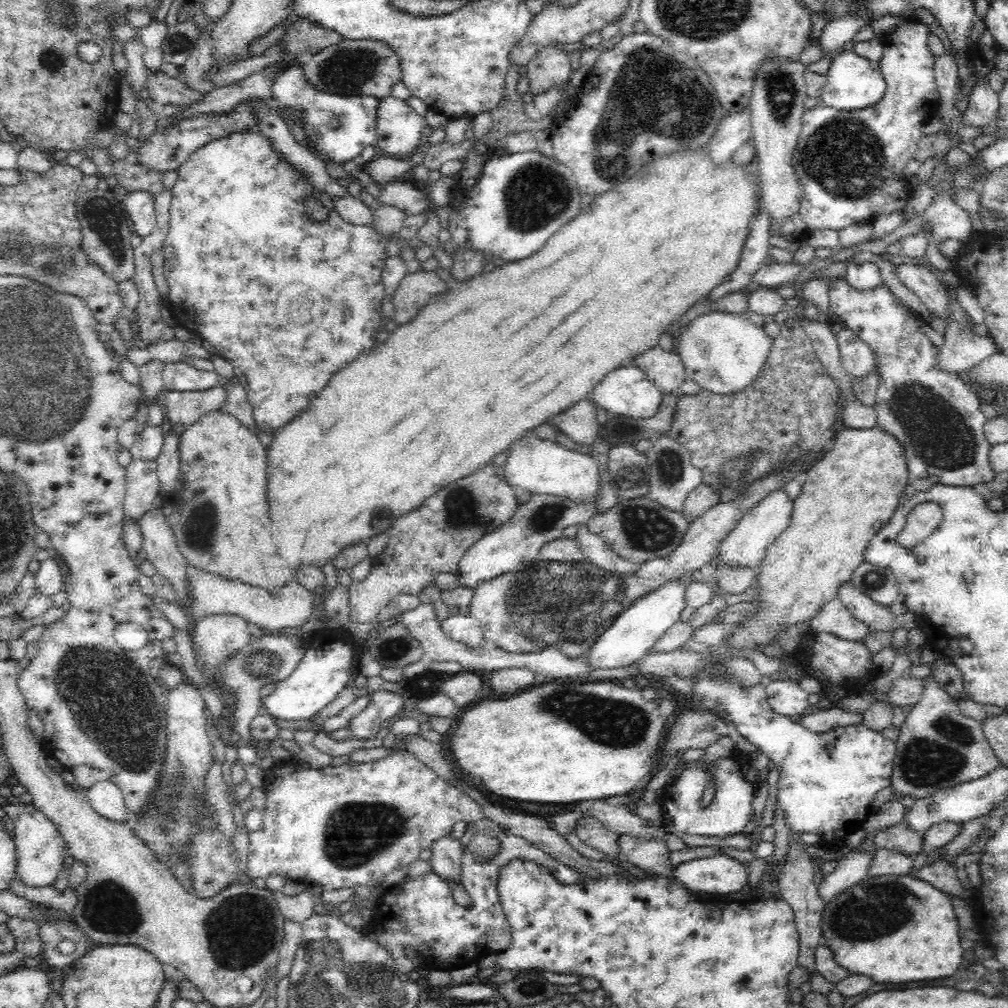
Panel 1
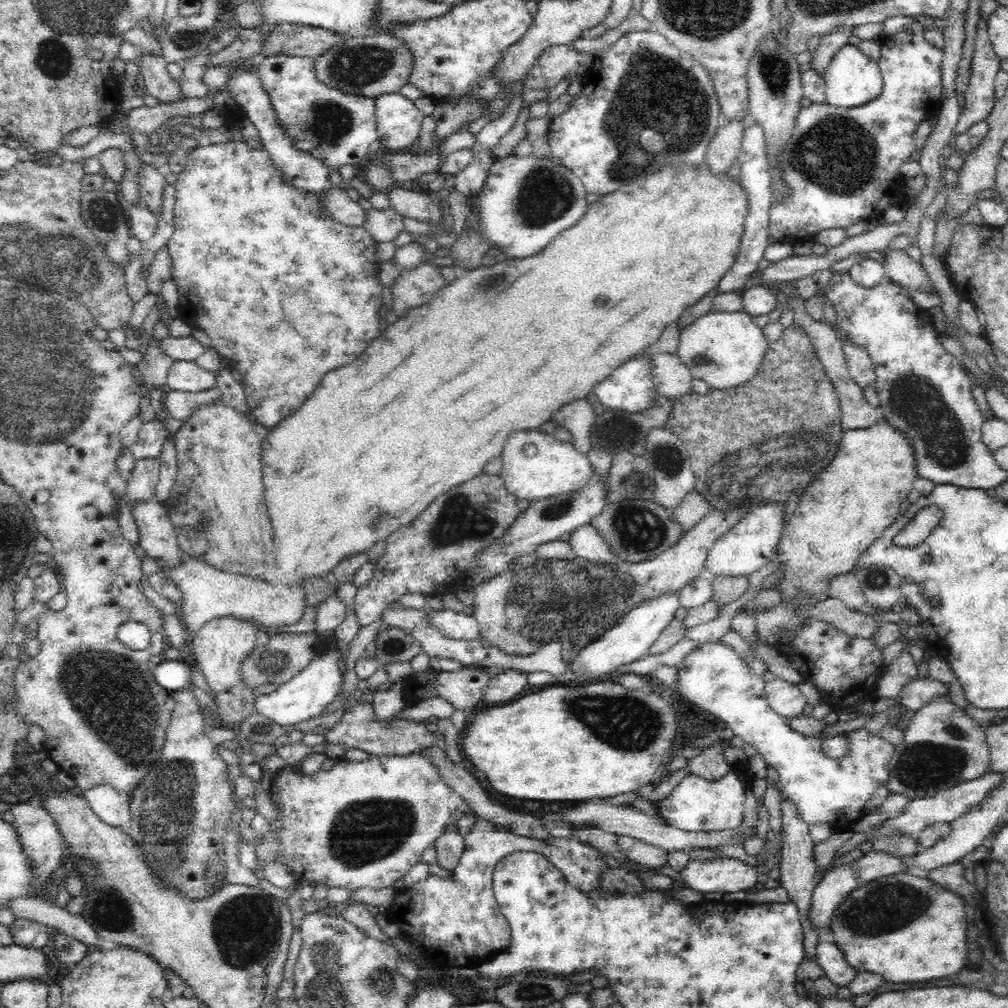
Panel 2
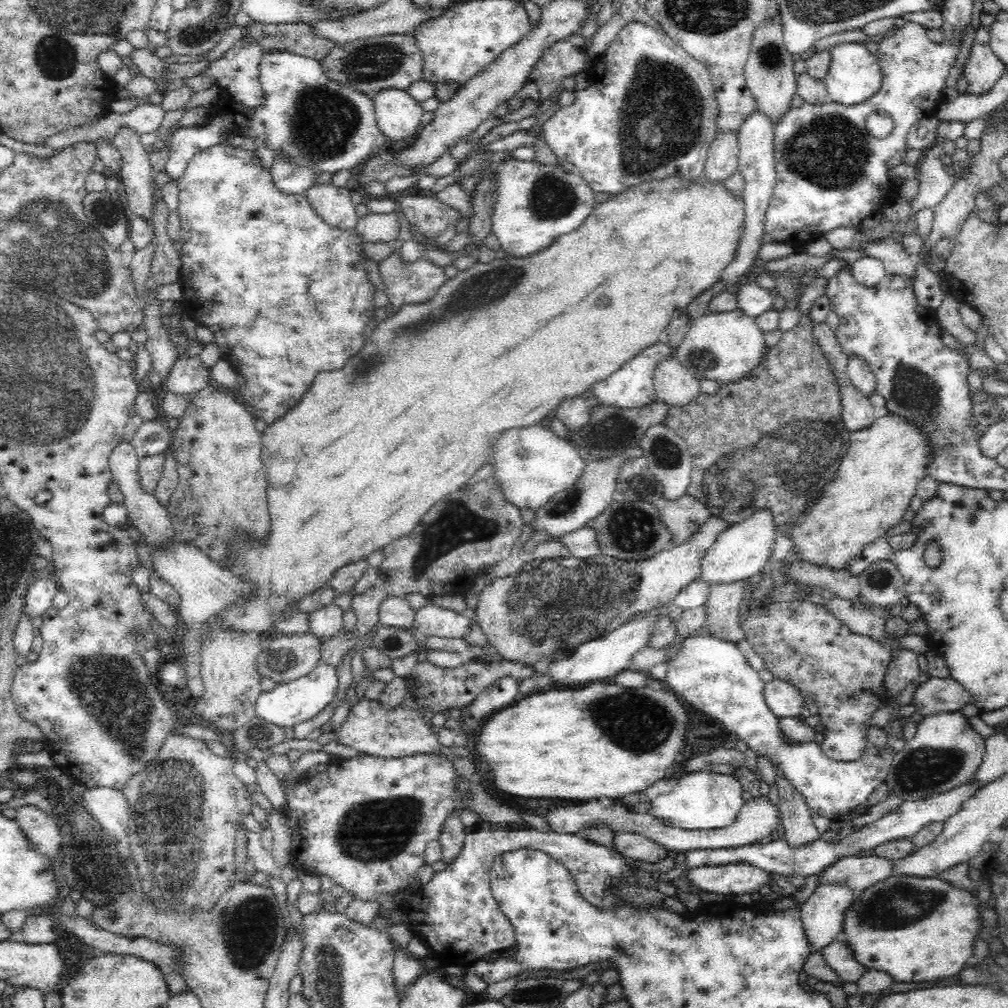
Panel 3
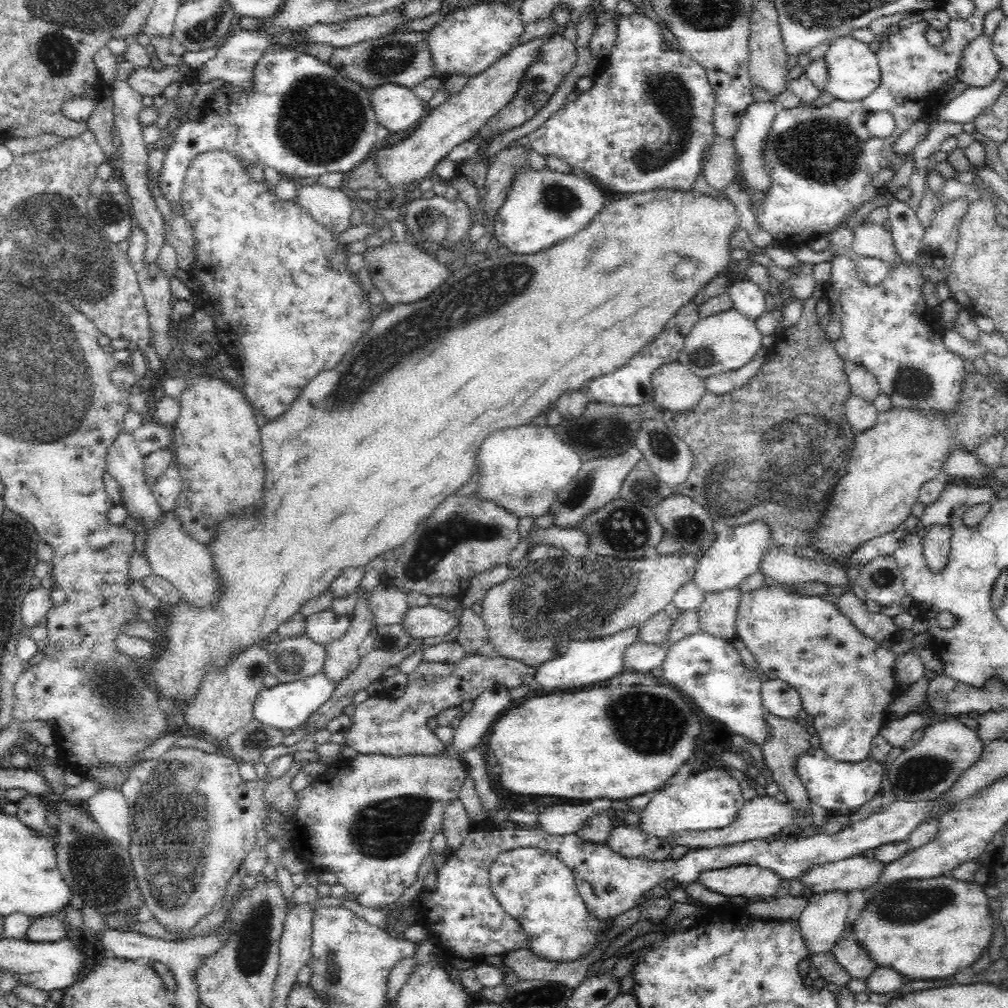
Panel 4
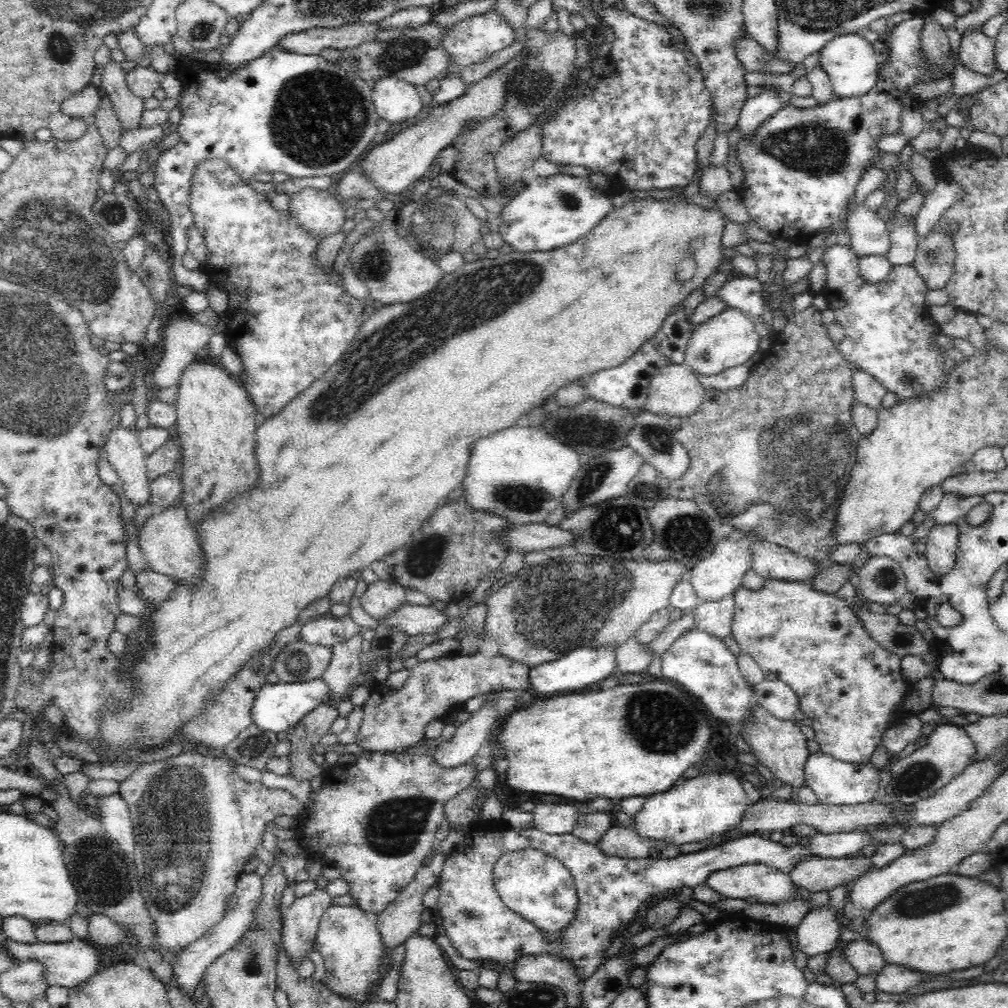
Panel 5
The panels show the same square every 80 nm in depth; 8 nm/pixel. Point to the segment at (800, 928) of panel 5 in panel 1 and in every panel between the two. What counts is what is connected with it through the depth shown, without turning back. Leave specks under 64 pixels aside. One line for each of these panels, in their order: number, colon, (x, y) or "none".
1: (853, 868)
2: (827, 896)
3: (822, 914)
4: (822, 921)

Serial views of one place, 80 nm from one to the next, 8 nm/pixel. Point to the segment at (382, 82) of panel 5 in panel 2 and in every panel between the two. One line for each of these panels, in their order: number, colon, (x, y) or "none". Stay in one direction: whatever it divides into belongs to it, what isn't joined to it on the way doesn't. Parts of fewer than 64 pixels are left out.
2: (398, 119)
3: (398, 115)
4: (396, 107)

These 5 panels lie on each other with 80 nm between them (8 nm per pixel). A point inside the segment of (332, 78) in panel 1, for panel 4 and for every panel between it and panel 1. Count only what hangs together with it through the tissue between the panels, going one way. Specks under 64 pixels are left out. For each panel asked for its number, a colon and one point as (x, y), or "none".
2: (372, 65)
3: (371, 65)
4: (404, 58)

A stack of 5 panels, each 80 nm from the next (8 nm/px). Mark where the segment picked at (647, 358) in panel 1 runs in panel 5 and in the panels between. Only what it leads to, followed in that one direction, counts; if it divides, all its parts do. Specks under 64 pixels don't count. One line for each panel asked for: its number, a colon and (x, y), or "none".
2: (672, 379)
3: (674, 385)
4: (676, 389)
5: (674, 391)

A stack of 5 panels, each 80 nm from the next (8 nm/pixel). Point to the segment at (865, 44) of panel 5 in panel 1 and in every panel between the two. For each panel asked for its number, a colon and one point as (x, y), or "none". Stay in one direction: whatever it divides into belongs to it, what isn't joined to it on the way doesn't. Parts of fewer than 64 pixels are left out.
1: (852, 82)
2: (852, 78)
3: (854, 75)
4: (853, 70)

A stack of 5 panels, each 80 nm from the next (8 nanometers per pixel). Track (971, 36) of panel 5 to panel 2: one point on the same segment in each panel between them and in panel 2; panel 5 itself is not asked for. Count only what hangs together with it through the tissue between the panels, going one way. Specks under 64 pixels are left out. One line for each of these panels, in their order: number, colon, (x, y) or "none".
2: (979, 96)
3: (983, 68)
4: (978, 65)

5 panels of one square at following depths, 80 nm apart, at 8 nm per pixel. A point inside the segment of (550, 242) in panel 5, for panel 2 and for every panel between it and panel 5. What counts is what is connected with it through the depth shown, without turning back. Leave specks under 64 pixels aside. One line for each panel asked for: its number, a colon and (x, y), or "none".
2: (526, 201)
3: (535, 204)
4: (542, 209)

